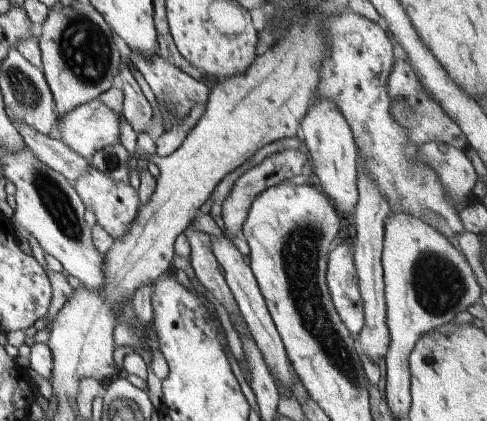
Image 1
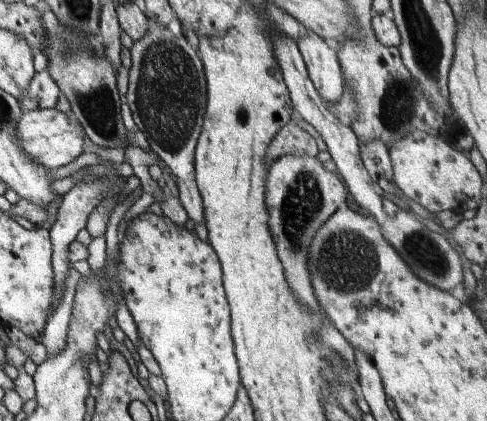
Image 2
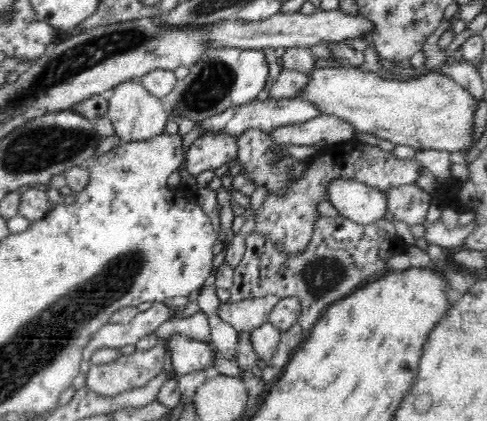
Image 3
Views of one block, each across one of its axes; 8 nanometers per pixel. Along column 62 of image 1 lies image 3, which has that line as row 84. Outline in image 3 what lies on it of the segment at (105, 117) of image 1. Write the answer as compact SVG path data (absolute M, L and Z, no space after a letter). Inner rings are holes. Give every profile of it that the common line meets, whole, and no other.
M128 79L113 87L113 90L108 101L107 116L112 121L112 131L115 131L122 143L142 142L165 132L170 116L162 104L162 98L148 93L141 81Z

